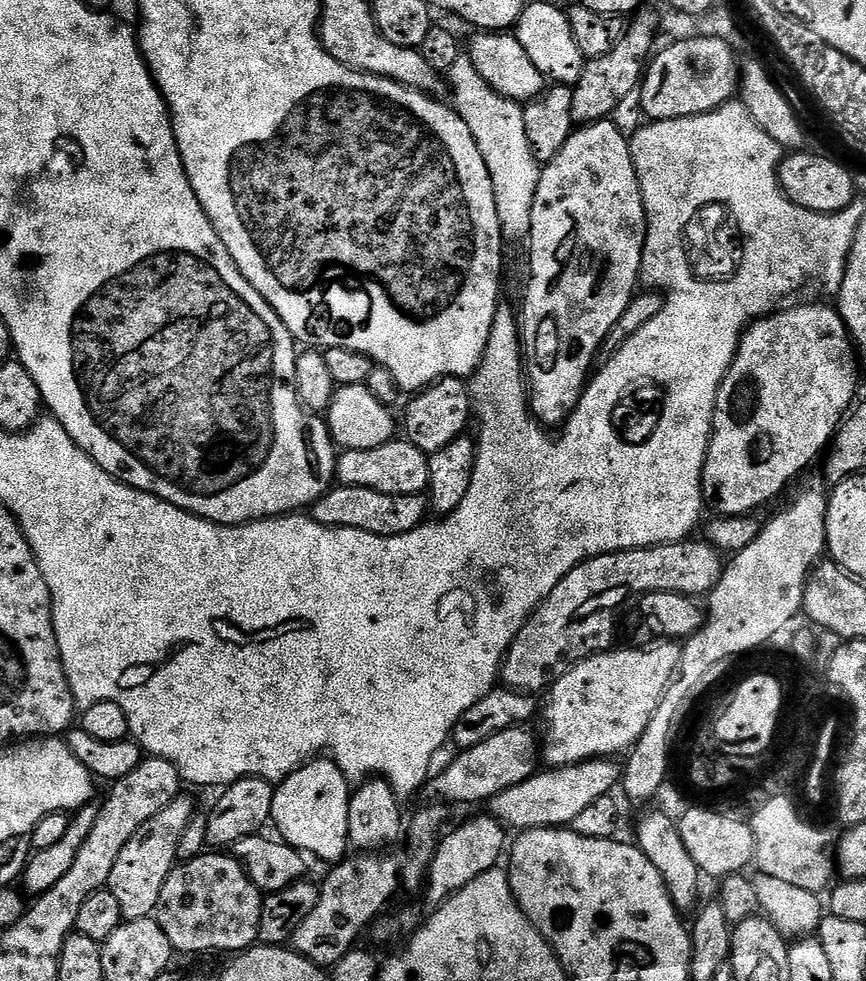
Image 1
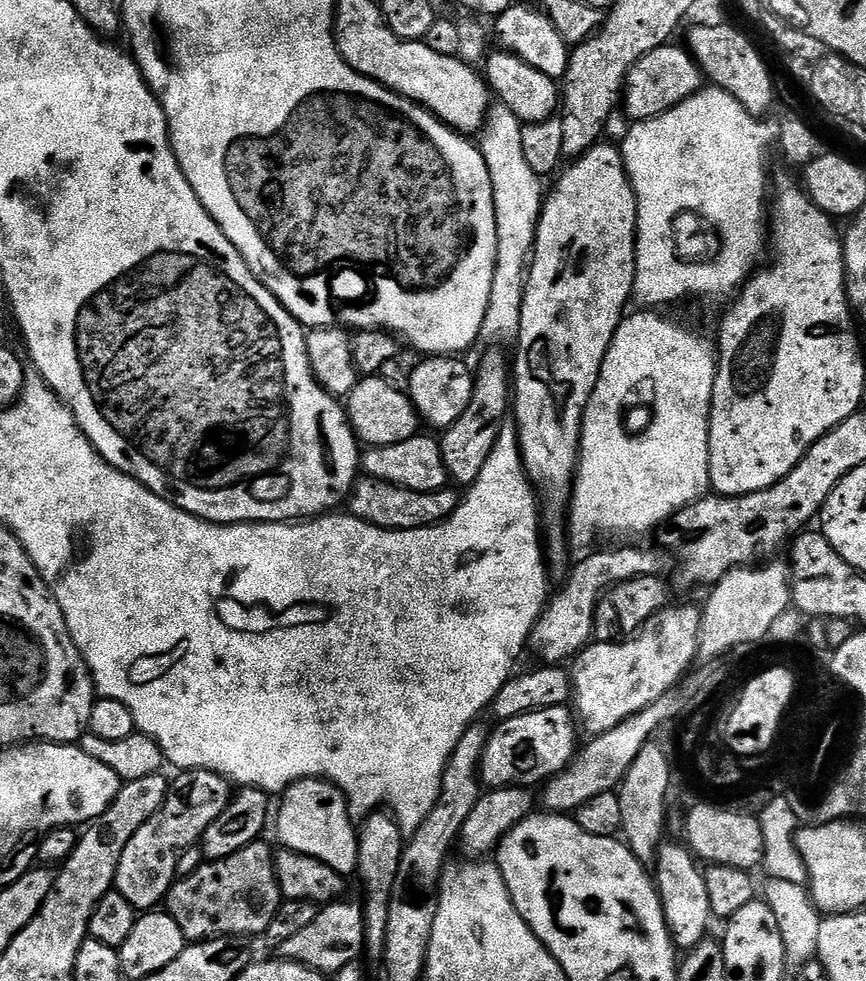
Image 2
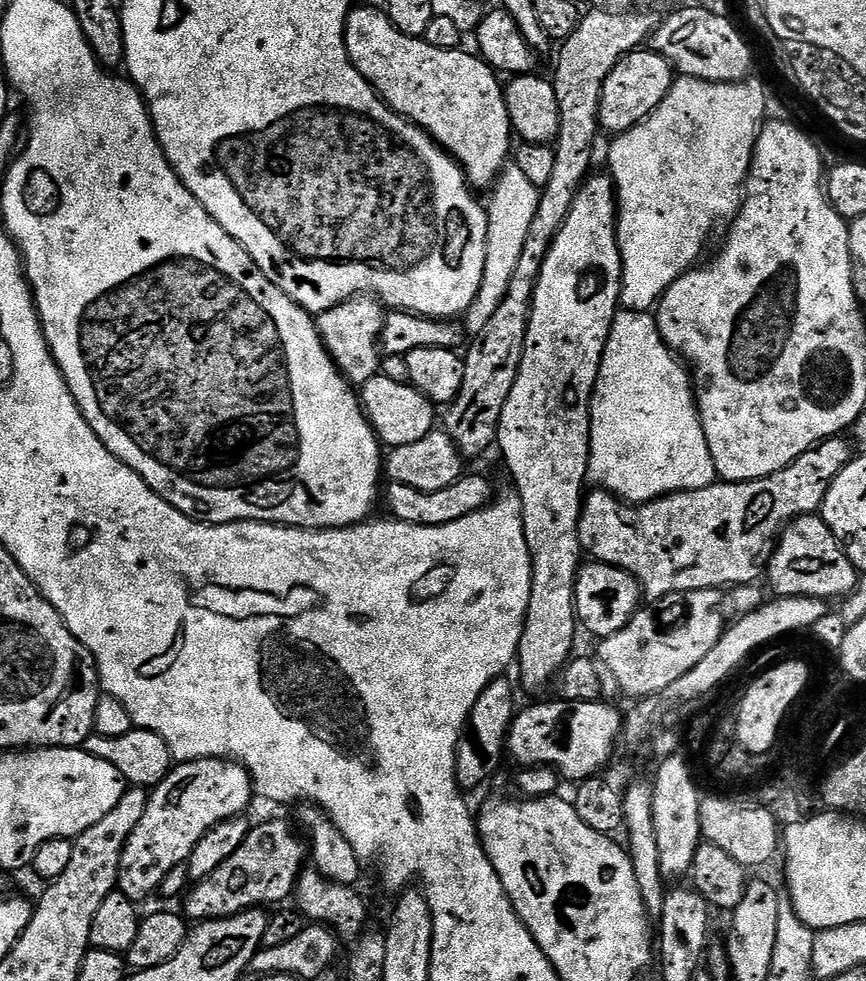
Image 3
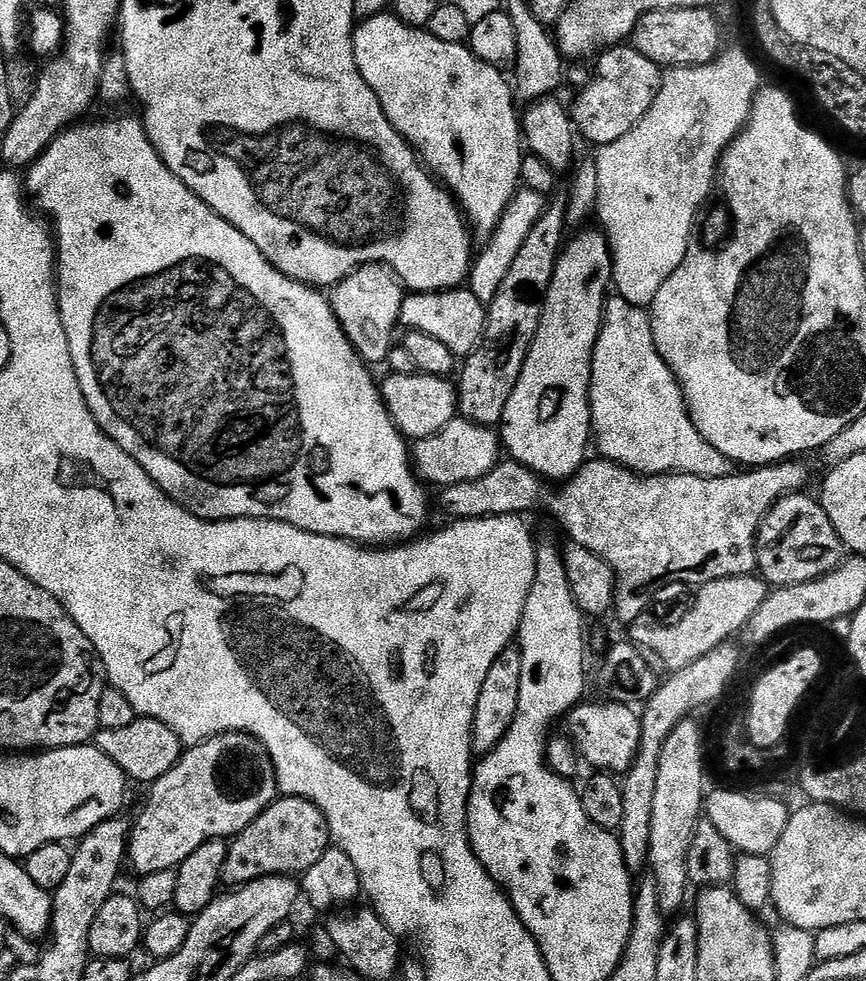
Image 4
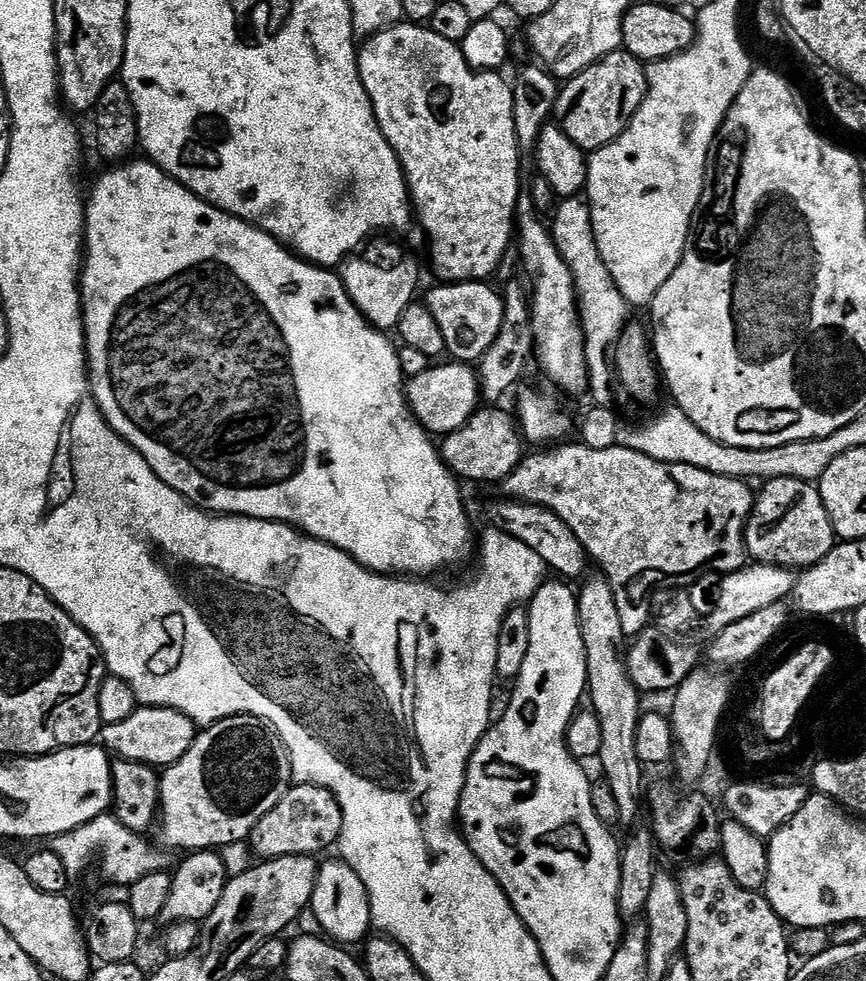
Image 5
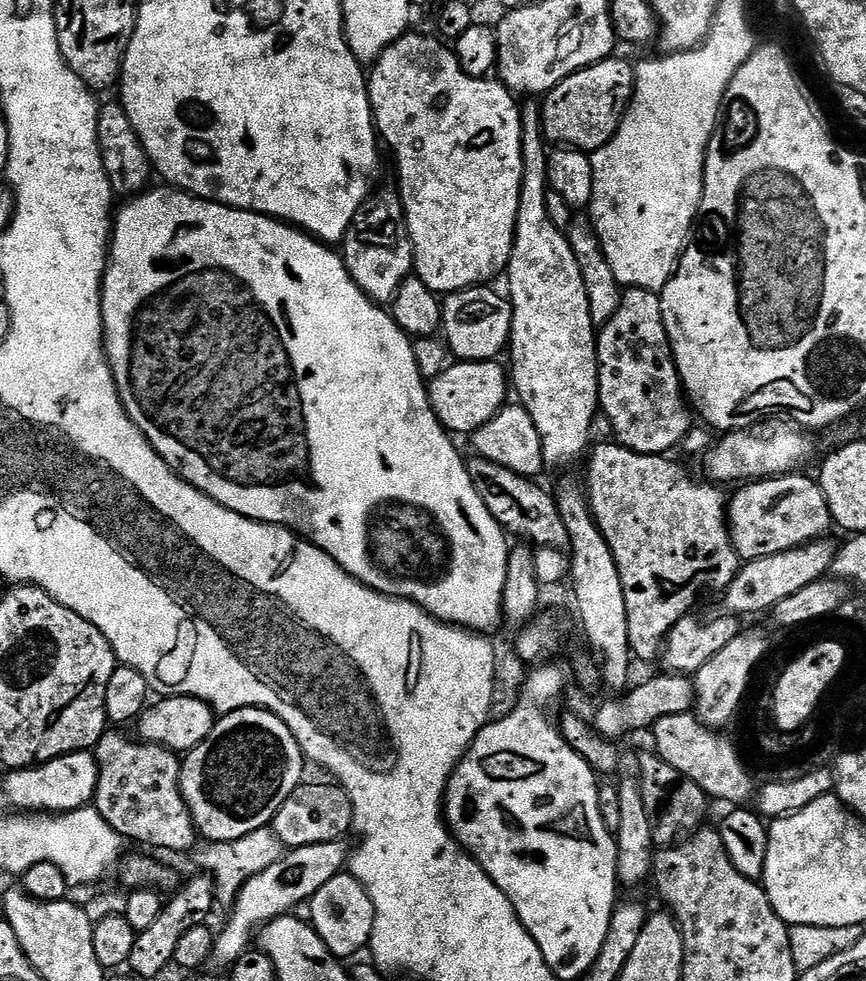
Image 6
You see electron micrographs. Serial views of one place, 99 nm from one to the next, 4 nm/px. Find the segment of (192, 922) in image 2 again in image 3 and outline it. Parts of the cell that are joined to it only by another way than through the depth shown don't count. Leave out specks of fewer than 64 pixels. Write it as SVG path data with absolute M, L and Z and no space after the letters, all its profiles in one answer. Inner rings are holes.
M270 820L251 827L246 841L214 870L214 874L195 881L187 889L182 900L183 915L192 922L221 920L251 908L268 906L264 904L285 903L285 899L293 895L296 880L308 858L307 845L301 840L284 820Z

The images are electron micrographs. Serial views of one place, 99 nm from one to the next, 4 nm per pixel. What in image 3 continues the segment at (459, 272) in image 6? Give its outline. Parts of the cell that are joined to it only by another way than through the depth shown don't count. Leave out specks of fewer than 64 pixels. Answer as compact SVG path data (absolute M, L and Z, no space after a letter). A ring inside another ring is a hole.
M360 6L353 7L344 24L344 50L358 74L366 78L368 85L398 115L428 133L464 169L464 175L473 189L488 190L495 185L514 148L514 133L504 97L505 85L495 68L481 60L479 55L472 53L471 56L460 48L438 50L438 46L430 46L421 37L402 34L390 22L387 11L380 9L379 12L376 8Z

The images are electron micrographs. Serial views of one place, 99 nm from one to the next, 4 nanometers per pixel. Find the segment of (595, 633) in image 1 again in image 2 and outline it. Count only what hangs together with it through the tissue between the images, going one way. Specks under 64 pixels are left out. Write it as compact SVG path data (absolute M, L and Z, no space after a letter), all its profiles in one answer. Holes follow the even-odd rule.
M620 548L617 552L595 552L588 554L593 556L586 557L569 574L568 581L560 588L560 593L557 596L555 593L549 599L544 613L532 627L530 652L540 659L537 661L545 665L563 665L588 647L596 626L596 603L609 588L639 576L660 576L670 568L669 557L663 551L655 552L652 548Z

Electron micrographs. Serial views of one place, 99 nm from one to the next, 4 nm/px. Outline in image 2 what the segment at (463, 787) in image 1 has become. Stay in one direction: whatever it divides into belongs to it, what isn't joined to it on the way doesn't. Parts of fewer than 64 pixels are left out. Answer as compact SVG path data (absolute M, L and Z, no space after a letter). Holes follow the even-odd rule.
M550 706L550 710L534 710L533 712L527 712L526 714L518 714L518 718L510 718L509 720L501 720L491 729L488 741L486 742L486 750L482 754L480 759L480 779L489 789L493 788L532 788L533 786L543 785L545 782L557 776L562 770L566 770L568 765L572 763L572 760L576 757L578 751L578 743L576 744L576 728L578 732L578 726L574 717L574 712L571 707L568 706Z

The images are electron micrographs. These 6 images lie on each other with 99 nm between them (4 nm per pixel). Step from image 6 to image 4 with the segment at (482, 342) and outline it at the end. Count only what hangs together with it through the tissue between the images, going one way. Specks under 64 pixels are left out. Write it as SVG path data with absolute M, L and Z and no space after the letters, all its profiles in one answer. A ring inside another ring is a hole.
M464 286L443 292L413 292L405 295L400 311L400 324L406 326L405 329L438 338L438 342L442 342L442 346L446 346L446 350L458 358L466 358L479 346L487 321L487 307Z

